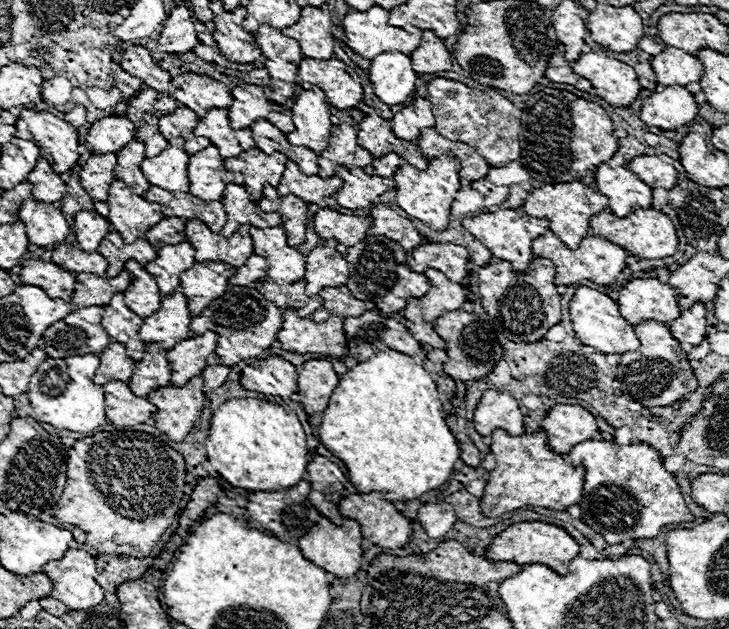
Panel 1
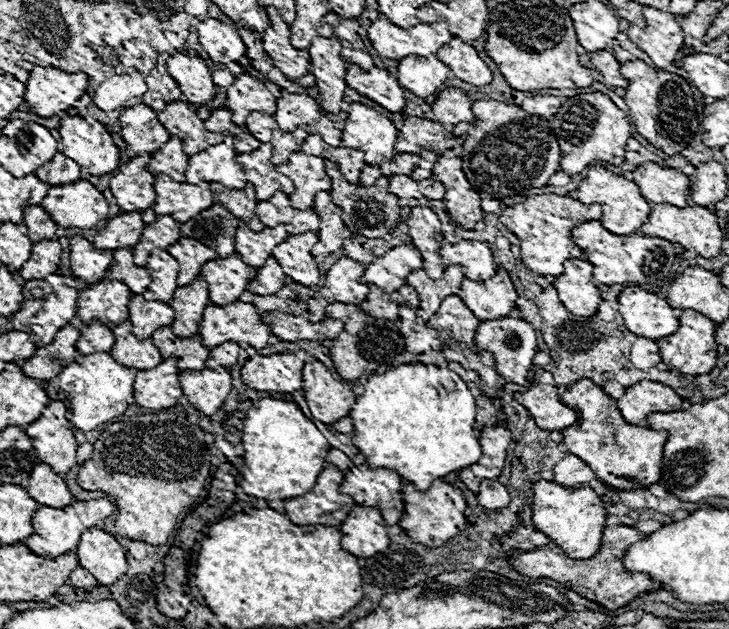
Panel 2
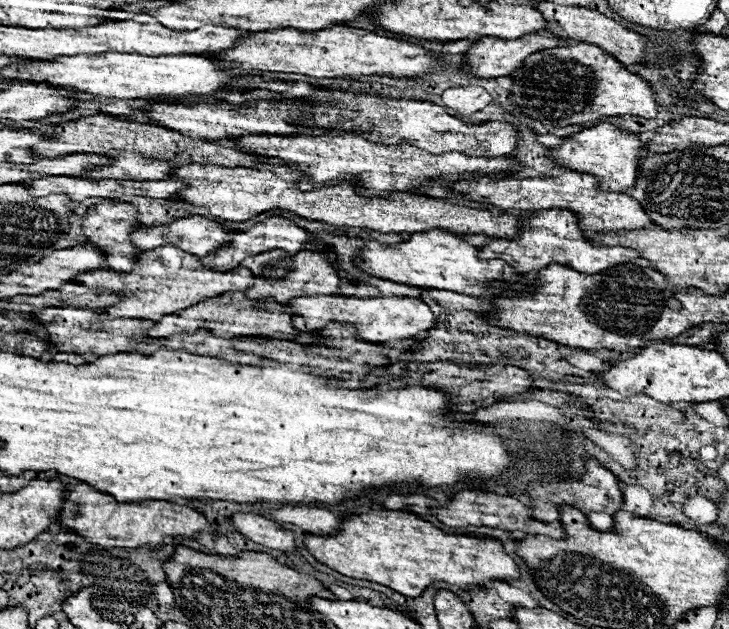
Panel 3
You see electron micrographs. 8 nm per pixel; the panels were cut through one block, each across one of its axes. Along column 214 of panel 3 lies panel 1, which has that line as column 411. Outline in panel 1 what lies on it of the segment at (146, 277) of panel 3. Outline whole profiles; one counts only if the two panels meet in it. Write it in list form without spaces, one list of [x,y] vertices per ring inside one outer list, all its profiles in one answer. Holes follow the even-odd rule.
[[[366,236],[360,244],[346,250],[346,262],[348,262],[348,290],[352,296],[364,302],[374,302],[378,310],[384,314],[400,312],[406,308],[408,298],[420,298],[430,290],[428,278],[424,274],[416,276],[416,272],[408,272],[408,266],[404,264],[406,252],[396,244],[394,240],[388,240],[384,236]]]

